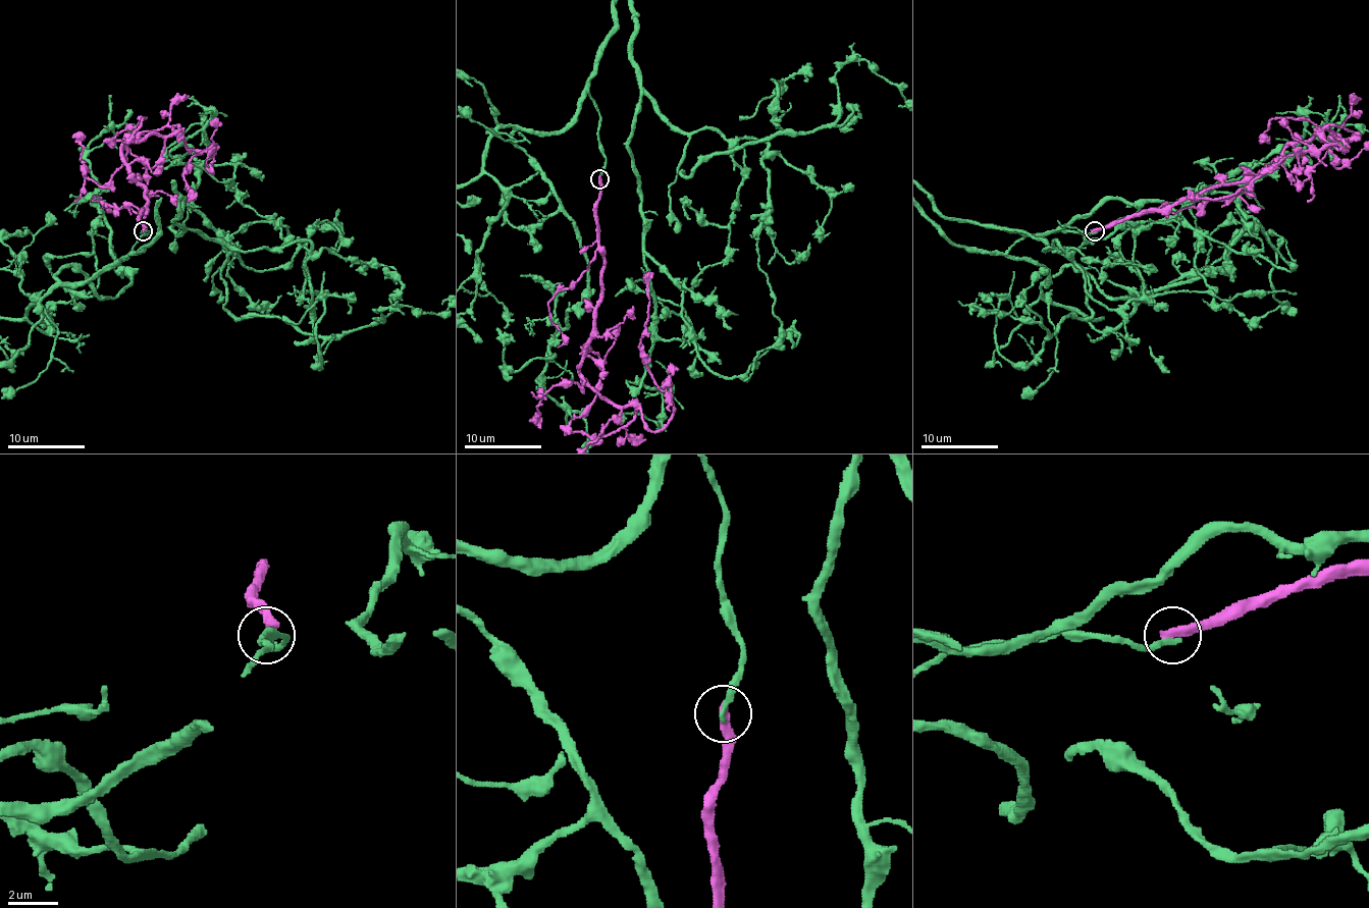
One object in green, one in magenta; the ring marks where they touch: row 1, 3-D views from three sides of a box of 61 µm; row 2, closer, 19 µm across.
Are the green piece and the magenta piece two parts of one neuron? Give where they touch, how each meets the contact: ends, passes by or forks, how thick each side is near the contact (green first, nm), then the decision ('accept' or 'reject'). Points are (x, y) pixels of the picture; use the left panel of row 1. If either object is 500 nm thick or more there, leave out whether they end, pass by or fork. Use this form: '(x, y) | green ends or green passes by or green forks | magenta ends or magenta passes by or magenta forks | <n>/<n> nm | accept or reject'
(143, 230) | green ends | magenta ends | 240/400 nm | reject

